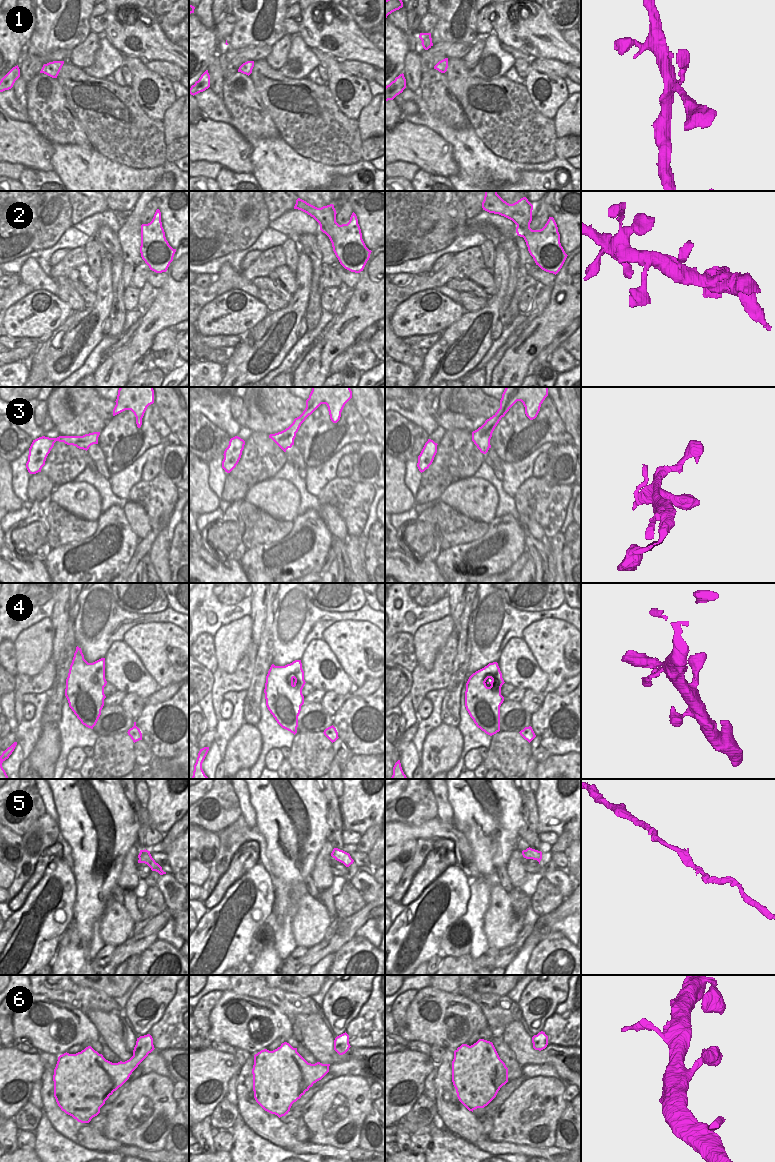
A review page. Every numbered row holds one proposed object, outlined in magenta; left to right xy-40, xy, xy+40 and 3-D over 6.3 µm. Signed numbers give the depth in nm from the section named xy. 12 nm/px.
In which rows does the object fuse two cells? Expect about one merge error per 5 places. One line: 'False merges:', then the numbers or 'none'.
False merges: none

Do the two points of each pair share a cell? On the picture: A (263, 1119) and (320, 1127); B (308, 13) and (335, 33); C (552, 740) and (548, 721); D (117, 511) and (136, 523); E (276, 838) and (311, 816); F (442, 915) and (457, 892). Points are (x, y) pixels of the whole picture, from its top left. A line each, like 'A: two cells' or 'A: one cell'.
A: two cells
B: one cell
C: one cell
D: two cells
E: one cell
F: one cell

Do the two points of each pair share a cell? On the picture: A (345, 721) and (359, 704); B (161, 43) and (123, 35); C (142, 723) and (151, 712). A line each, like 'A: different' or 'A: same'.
A: same
B: same
C: same

